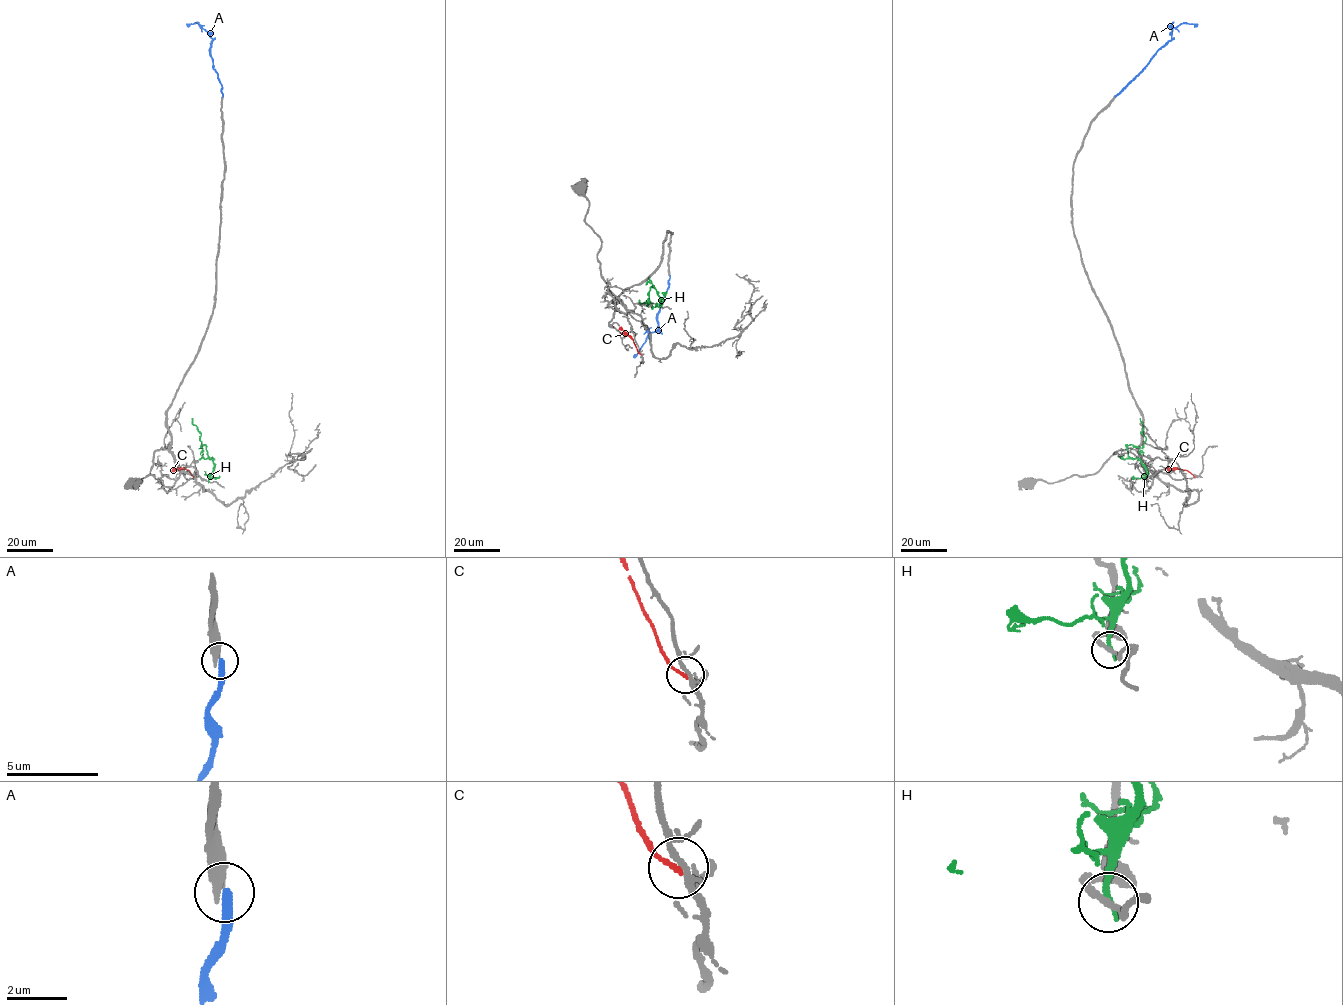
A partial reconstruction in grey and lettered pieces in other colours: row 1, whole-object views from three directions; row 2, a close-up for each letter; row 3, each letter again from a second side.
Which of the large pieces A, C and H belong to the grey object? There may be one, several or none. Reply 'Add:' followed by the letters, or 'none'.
Add: none

